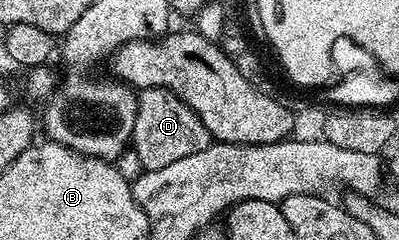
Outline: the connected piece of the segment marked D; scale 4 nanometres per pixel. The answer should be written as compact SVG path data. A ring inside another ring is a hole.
M145 87L136 95L130 147L133 152L136 150L136 159L143 170L162 169L173 161L182 161L182 157L190 157L190 153L206 149L209 142L210 136L202 121L173 91L164 87Z

